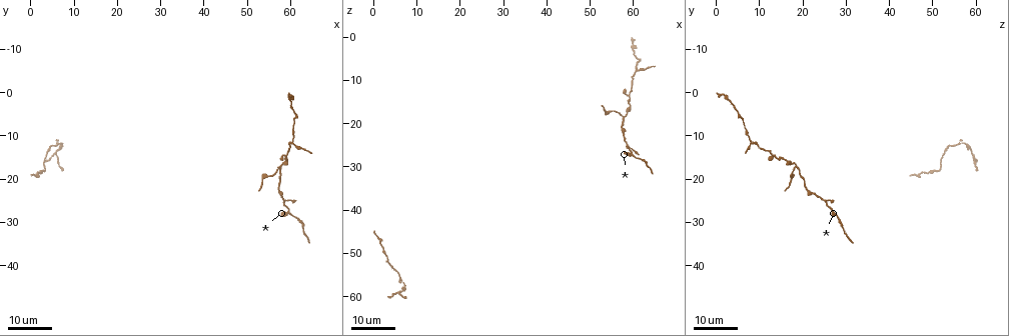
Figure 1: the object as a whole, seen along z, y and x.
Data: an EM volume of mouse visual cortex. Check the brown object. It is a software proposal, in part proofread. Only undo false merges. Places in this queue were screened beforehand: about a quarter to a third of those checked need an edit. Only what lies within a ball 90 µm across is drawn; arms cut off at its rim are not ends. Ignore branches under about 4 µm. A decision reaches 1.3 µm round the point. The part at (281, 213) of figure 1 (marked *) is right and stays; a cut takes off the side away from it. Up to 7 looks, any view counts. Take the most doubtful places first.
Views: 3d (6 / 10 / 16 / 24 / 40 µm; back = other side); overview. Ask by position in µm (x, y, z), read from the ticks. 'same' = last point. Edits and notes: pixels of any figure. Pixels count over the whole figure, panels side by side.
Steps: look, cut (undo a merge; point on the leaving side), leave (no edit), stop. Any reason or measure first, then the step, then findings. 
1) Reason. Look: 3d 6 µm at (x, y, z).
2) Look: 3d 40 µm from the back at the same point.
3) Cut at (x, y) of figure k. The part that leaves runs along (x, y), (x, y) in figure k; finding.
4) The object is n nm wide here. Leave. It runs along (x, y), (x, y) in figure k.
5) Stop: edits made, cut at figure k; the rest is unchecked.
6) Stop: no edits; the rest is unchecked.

Branch point. Look: 3d 24 µm at (57.0, 17.0, 18.0).

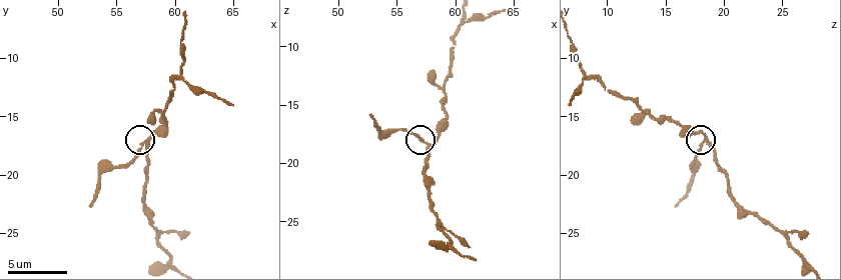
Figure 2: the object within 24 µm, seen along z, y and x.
Zoom in. Look: 3d 6 µm at (57.6, 17.2, 18.2).

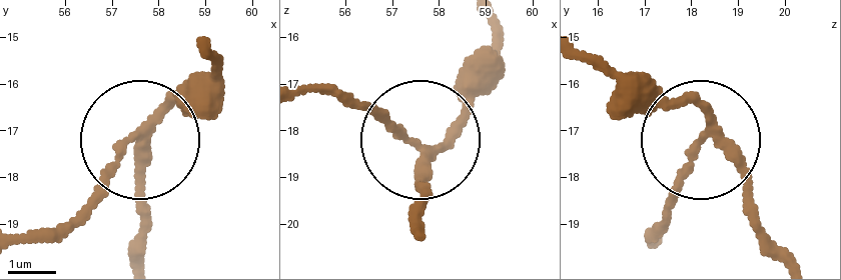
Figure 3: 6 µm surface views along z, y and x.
The object is 170 nm wide here. Cut at (71, 230) of figure 3. The part that leaves runs along (100, 183), (56, 223), (20, 235) in figure 3; two neurons meet here.

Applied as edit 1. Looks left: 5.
Arms part here. Look: 3d 6 µm at (59.6, 27.6, 26.8).

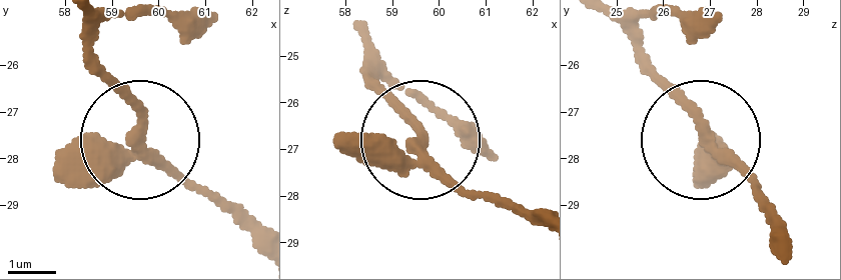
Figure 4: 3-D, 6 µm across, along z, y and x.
Leave. It runs along (342, 155), (423, 151), (490, 199) in figure 4; all the same neuron.

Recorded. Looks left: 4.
Three arms meet. Look: 3d 10 µm at (60.6, 11.4, 8.2).

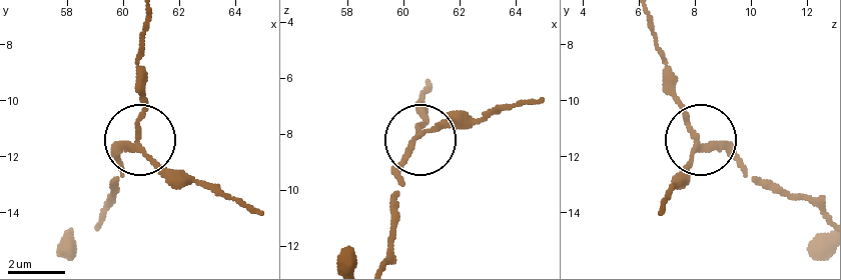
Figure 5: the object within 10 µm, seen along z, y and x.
3 arms meet here. Cut at (453, 127) of figure 5. A second neuron is stuck on.

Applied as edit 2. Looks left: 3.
Sudden change in width. Look: 3d 16 µm at (58.8, 15.0, 13.6).

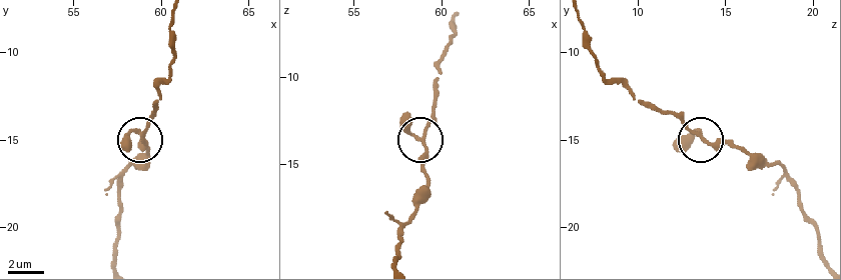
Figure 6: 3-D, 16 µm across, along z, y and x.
Leave. It runs along (824, 256), (818, 229), (785, 170), (704, 142), (670, 114) in figure 6; one neuron here.

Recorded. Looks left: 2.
Stop: edits made, cut at figure 3, cut at figure 5; the rest is unchecked.

